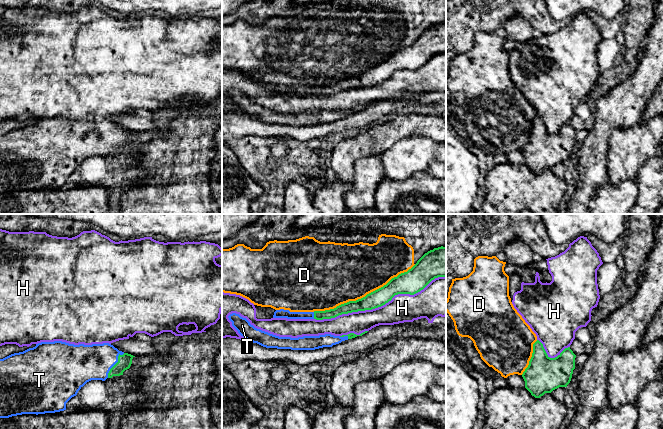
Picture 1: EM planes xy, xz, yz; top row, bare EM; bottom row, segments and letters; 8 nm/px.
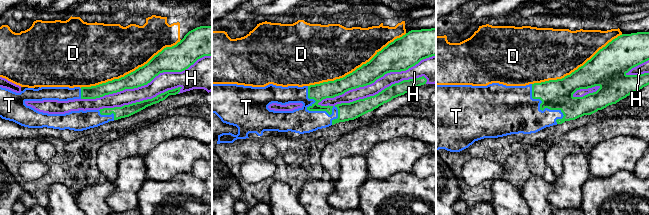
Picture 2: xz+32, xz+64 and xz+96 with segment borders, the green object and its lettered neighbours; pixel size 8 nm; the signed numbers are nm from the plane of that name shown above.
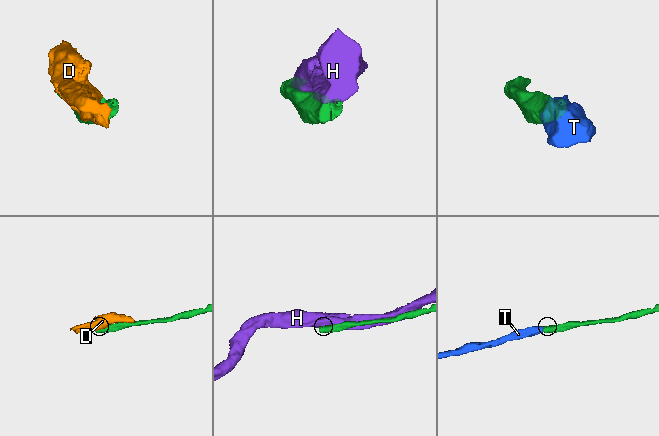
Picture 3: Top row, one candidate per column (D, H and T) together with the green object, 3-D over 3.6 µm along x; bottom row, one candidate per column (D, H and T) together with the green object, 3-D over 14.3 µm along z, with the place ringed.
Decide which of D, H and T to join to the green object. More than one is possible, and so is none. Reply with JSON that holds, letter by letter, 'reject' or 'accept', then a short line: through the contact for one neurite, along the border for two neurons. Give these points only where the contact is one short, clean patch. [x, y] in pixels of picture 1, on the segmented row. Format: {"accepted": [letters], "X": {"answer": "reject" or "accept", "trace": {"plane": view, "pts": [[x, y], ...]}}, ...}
{"accepted": ["T"], "D": {"answer": "reject"}, "H": {"answer": "reject"}, "T": {"answer": "accept"}}

